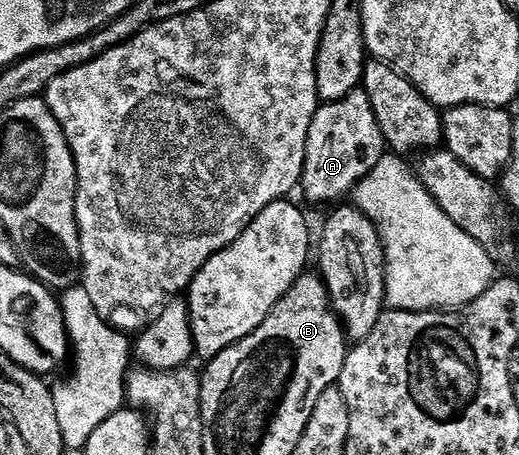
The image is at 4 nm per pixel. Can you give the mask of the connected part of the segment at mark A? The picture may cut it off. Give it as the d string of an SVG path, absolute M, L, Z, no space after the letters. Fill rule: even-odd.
M365 93L323 103L311 119L307 156L303 162L301 191L311 203L331 203L347 195L383 159L385 144L373 105Z

